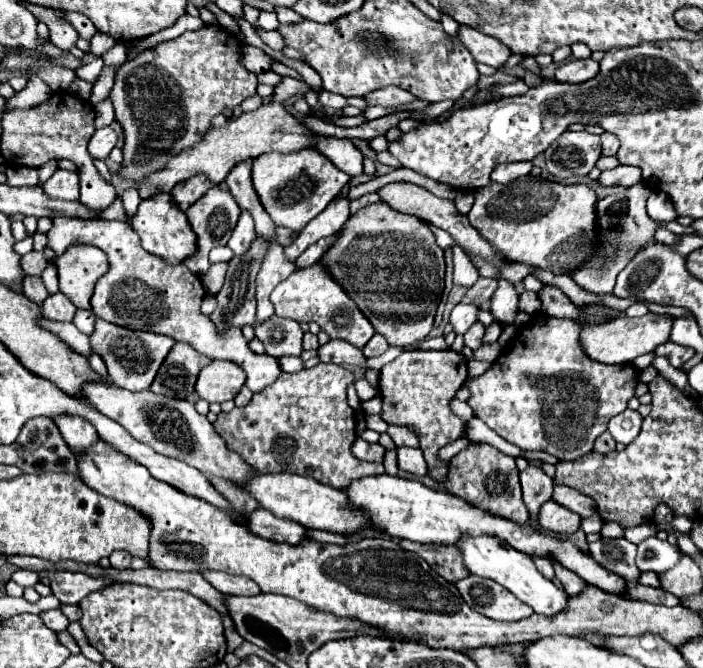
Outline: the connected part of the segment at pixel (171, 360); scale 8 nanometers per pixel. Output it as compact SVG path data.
M175 342L163 360L151 390L169 398L187 398L193 392L199 370L209 362L211 358L197 352L191 344Z

